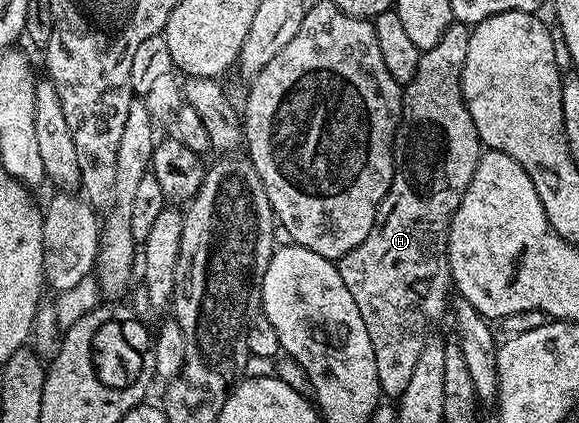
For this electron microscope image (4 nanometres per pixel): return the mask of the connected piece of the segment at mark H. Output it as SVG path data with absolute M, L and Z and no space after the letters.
M454 21L439 36L439 42L435 48L423 50L419 60L419 68L415 68L415 76L410 82L404 83L403 93L401 95L401 123L397 125L397 135L393 141L393 179L391 188L387 196L379 204L377 209L377 219L367 232L367 240L359 244L351 252L347 252L336 263L339 276L343 276L343 284L347 284L347 292L355 300L355 305L359 308L359 316L363 316L363 324L367 324L367 336L371 336L371 348L375 352L375 368L379 372L379 384L381 385L382 395L400 396L407 388L407 383L411 381L411 376L415 376L415 364L419 361L419 352L423 352L426 338L430 337L429 321L432 318L446 317L447 303L451 298L451 287L453 286L453 277L449 267L449 221L453 214L459 208L459 200L463 200L463 192L467 192L467 184L471 184L471 176L475 176L475 168L479 164L483 153L481 137L471 120L471 114L467 112L467 104L463 100L461 91L461 73L463 72L463 60L467 60L467 44L469 43L470 27L464 22Z

